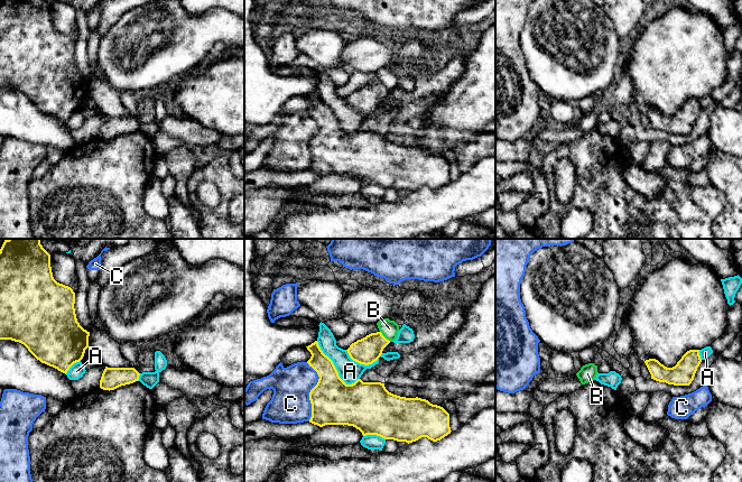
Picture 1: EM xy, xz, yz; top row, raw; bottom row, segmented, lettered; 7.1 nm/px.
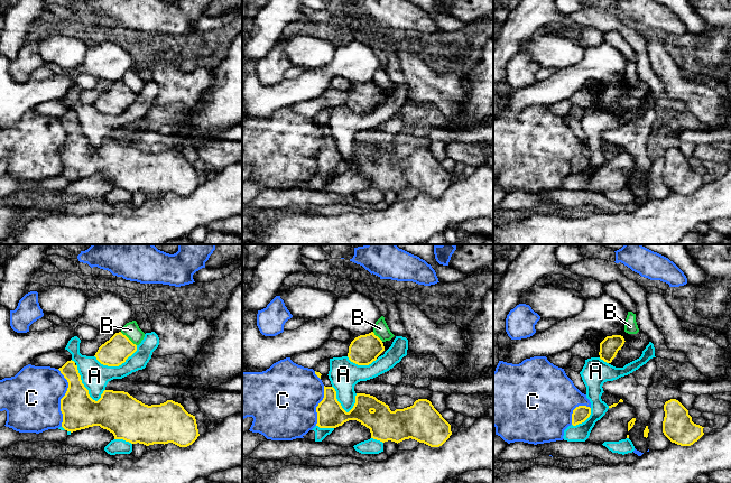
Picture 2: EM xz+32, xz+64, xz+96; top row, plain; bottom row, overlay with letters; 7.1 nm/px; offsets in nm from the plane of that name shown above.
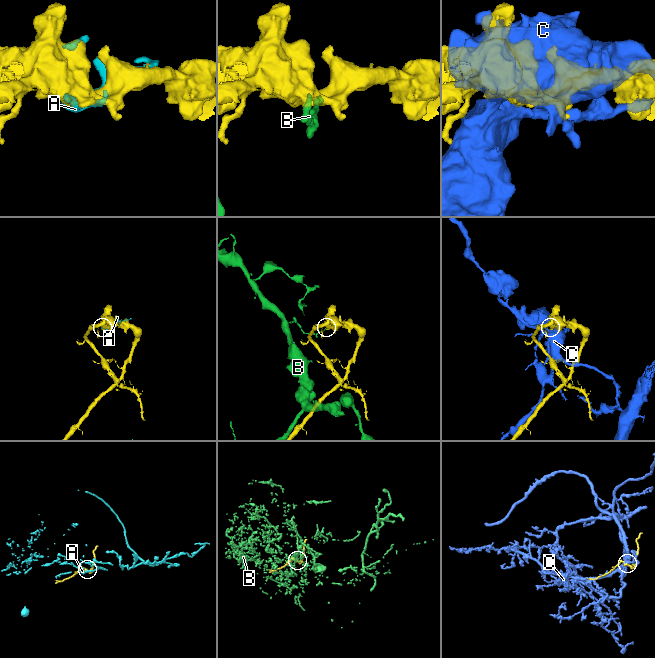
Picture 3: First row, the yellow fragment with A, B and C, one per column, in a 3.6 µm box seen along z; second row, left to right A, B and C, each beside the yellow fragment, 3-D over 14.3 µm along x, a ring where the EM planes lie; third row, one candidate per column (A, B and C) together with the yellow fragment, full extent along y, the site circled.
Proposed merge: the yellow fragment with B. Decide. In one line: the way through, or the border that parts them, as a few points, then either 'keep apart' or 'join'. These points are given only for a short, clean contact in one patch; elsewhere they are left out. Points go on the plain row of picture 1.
border xz (380, 80), (390, 90); keep apart

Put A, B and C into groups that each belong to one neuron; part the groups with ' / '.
A / B / C

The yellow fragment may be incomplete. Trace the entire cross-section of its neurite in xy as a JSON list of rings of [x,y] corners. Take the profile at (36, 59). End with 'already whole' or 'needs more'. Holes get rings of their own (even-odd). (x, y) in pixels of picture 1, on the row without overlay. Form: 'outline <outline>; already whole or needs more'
outline [[[0,0],[0,89],[24,93],[41,112],[67,122],[89,96],[90,81],[77,71],[75,41],[57,31],[47,0]]]; already whole

